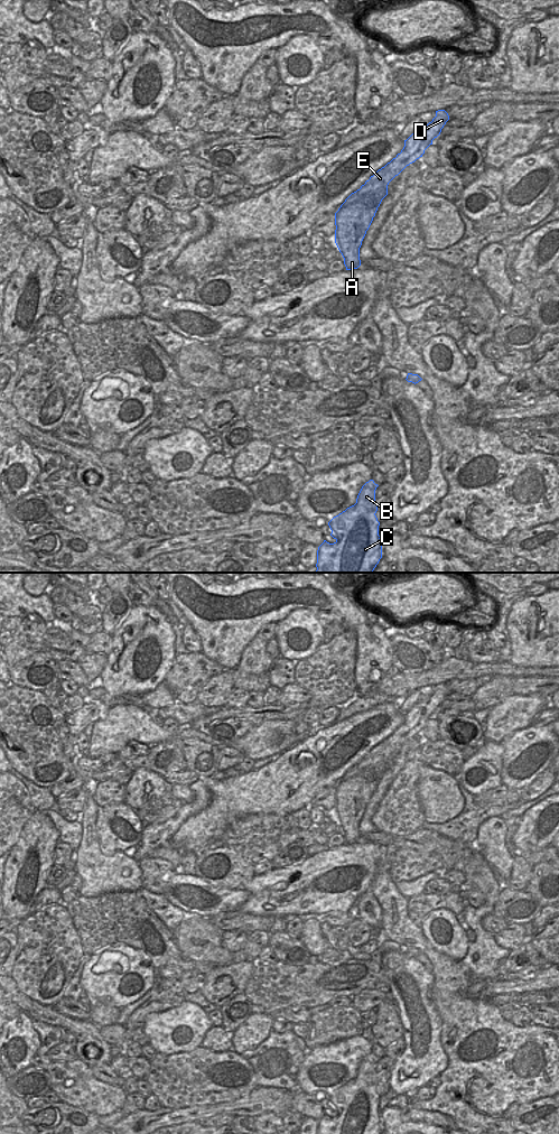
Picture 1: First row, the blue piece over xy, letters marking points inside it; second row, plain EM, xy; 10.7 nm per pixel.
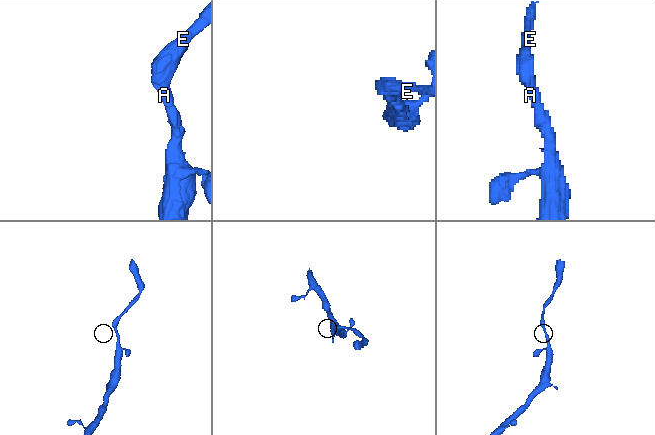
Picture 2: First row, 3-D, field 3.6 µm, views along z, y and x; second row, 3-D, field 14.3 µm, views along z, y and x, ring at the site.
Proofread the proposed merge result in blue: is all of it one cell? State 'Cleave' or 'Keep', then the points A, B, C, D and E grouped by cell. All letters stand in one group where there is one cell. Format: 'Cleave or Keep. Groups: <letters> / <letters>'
Keep. Groups: A B C D E.

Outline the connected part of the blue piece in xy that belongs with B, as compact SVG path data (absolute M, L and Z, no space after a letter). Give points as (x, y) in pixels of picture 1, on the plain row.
M373 1053L366 1056L357 1069L356 1077L328 1096L330 1109L336 1115L329 1117L324 1114L318 1121L317 1134L380 1134L382 1132L380 1096L375 1089L378 1060Z

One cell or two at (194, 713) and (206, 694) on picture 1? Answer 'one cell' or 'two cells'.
two cells

